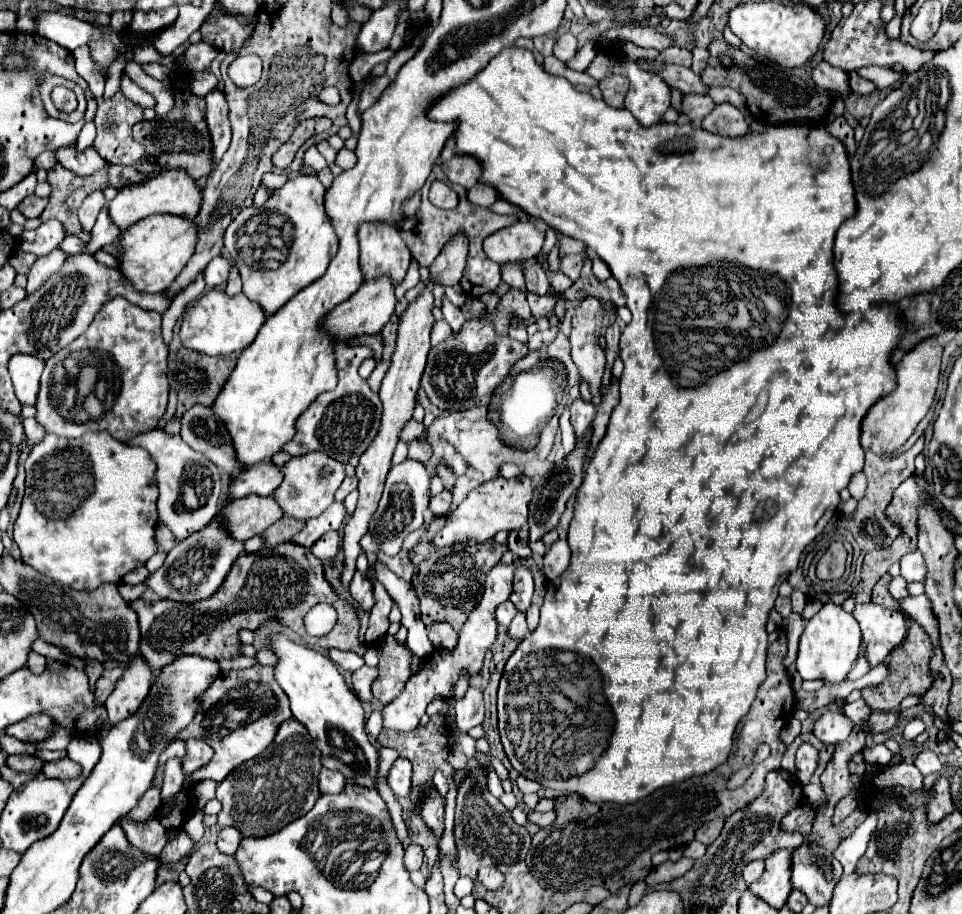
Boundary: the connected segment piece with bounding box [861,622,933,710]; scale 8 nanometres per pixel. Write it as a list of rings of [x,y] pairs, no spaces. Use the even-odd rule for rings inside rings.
[[[911,622],[911,626],[909,626],[909,650],[907,650],[907,642],[905,642],[895,652],[889,654],[889,658],[887,658],[887,662],[891,664],[889,678],[883,684],[879,684],[877,688],[861,690],[863,692],[863,700],[873,710],[893,710],[909,694],[921,694],[923,696],[931,688],[931,684],[933,684],[933,674],[929,670],[931,654],[933,654],[933,644],[931,644],[927,632],[917,622]],[[907,652],[909,652],[909,656],[907,656]]]

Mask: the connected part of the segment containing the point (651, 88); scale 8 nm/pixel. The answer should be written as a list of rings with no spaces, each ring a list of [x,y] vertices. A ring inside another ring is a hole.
[[[617,60],[613,72],[629,80],[629,92],[625,96],[625,108],[635,116],[641,126],[661,122],[663,112],[671,106],[669,86],[649,72],[643,72],[634,61]]]

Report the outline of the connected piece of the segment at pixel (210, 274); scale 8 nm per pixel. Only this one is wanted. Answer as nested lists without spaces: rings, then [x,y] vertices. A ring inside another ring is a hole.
[[[217,256],[215,260],[211,260],[211,264],[207,264],[207,268],[203,270],[207,288],[217,288],[217,286],[225,284],[227,274],[229,274],[229,260],[225,260],[223,256]]]

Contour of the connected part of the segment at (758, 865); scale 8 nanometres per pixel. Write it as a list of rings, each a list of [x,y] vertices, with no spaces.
[[[763,860],[749,862],[749,864],[745,866],[745,870],[743,870],[743,880],[745,880],[747,884],[751,884],[751,882],[755,882],[755,880],[763,874],[763,870],[765,870],[765,862],[763,862]]]

